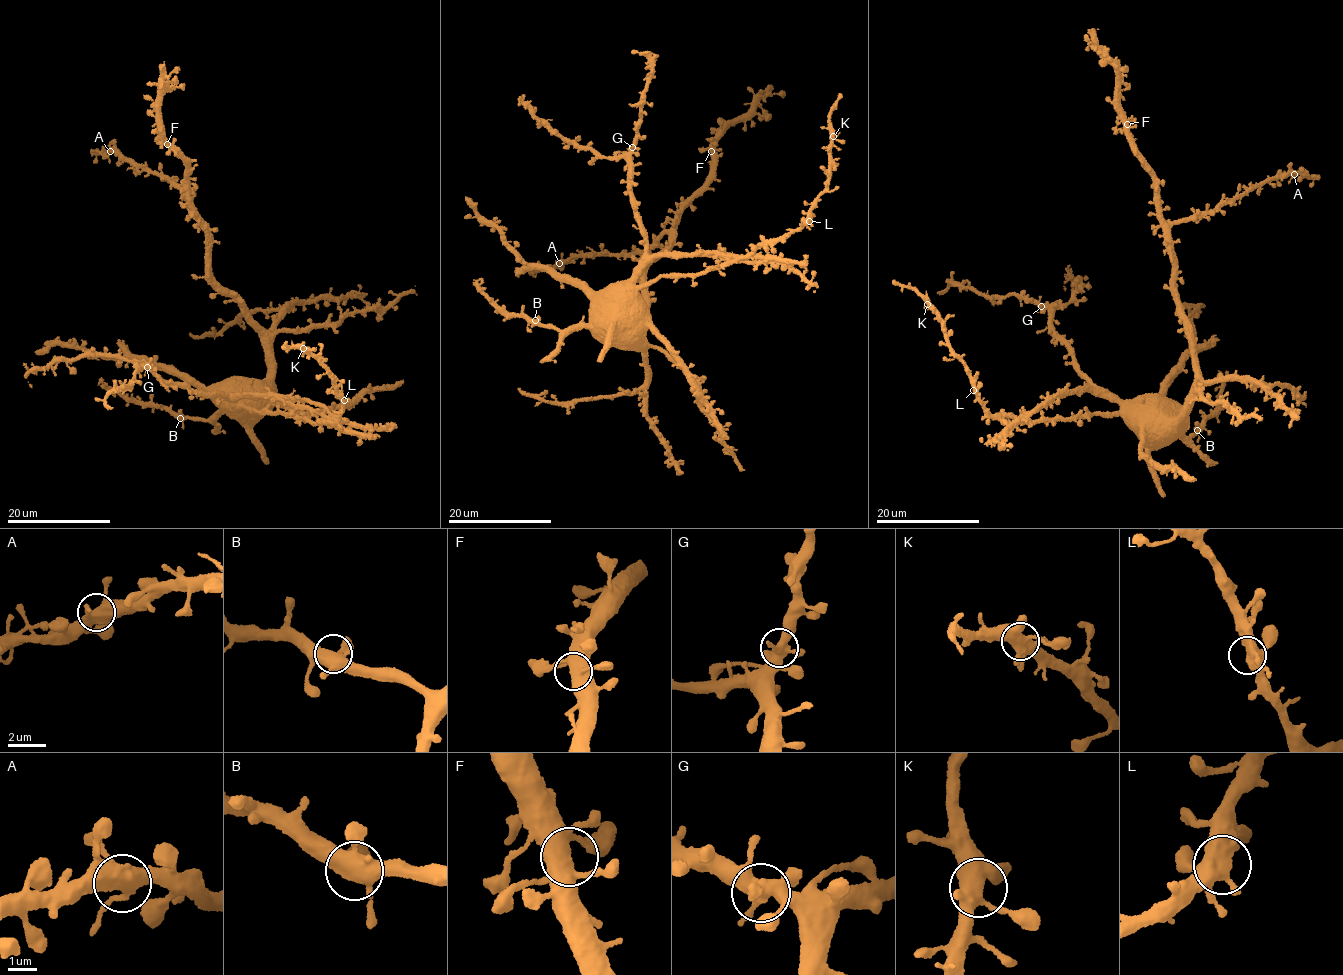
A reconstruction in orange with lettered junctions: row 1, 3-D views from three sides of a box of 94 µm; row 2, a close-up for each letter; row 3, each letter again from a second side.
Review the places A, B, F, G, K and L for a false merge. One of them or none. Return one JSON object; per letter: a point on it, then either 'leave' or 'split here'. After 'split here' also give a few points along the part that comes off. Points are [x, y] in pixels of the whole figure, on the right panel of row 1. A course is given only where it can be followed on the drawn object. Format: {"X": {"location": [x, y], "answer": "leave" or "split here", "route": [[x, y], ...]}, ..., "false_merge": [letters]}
{"A": {"location": [1294, 174], "answer": "leave"}, "B": {"location": [1197, 430], "answer": "leave"}, "F": {"location": [1127, 124], "answer": "leave"}, "G": {"location": [1041, 306], "answer": "leave"}, "K": {"location": [927, 304], "answer": "leave"}, "L": {"location": [973, 390], "answer": "leave"}, "false_merge": []}

